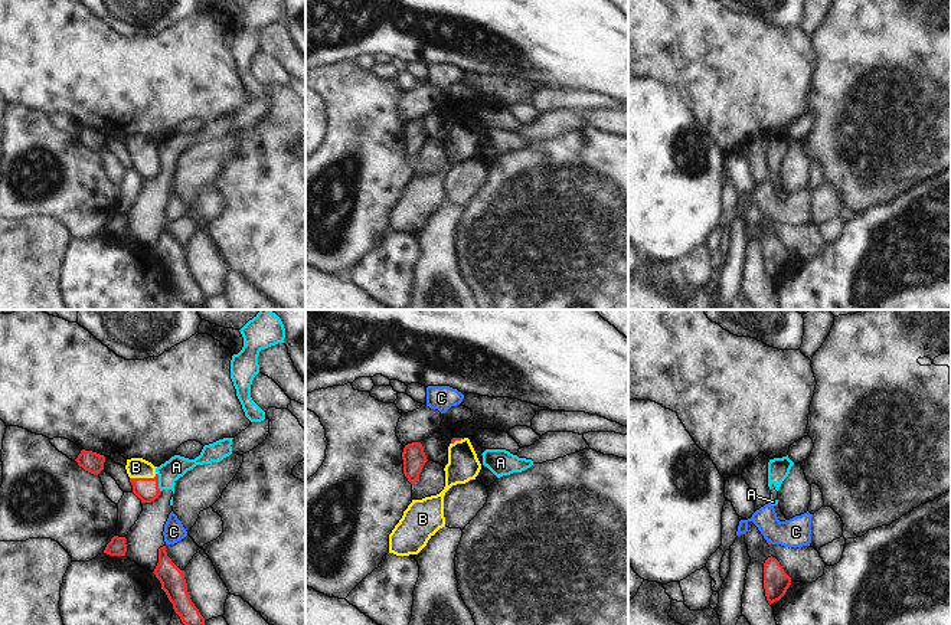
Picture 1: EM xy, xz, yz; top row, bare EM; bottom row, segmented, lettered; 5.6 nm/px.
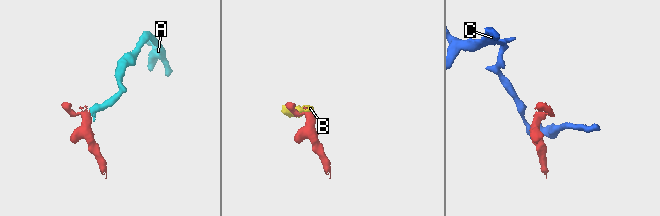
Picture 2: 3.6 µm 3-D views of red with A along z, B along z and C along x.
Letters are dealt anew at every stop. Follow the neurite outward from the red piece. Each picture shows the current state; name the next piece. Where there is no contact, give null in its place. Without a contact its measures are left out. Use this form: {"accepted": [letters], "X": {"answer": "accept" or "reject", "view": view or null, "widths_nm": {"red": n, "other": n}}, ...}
{"accepted": ["B"], "A": {"answer": "reject", "view": "xy", "widths_nm": {"red": 130, "other": 120}}, "B": {"answer": "accept", "view": "xy", "widths_nm": {"red": 130, "other": 110}}, "C": {"answer": "reject", "view": "yz", "widths_nm": {"red": 20, "other": 160}}}

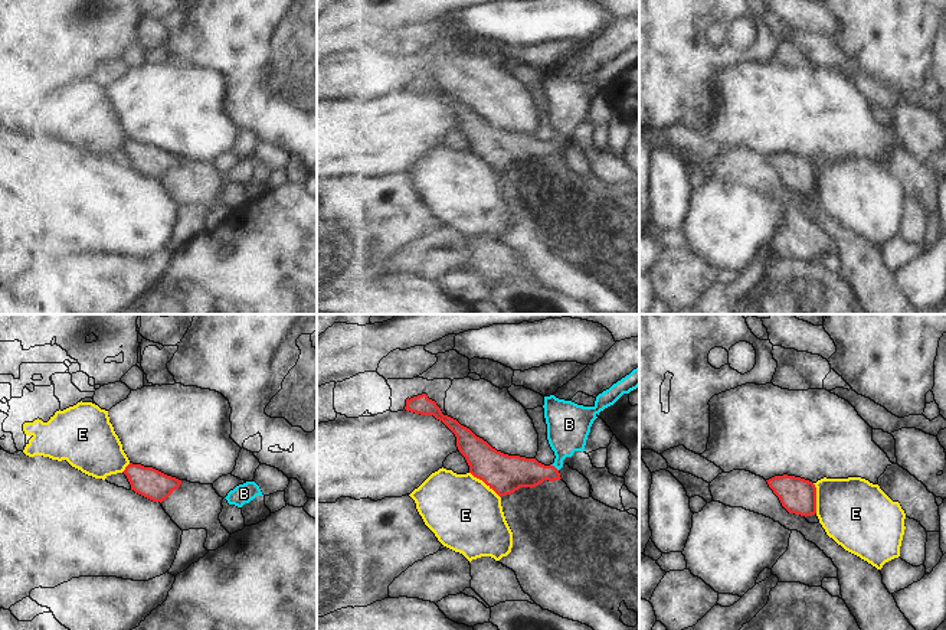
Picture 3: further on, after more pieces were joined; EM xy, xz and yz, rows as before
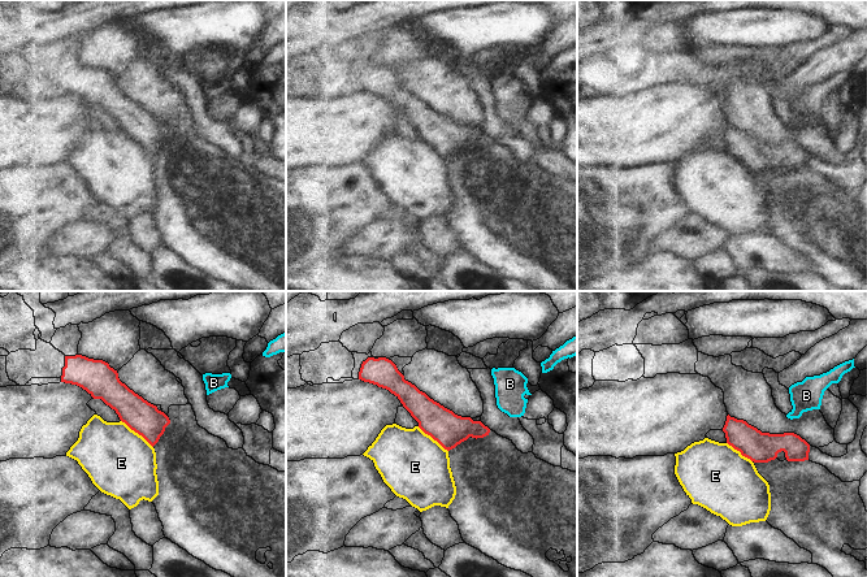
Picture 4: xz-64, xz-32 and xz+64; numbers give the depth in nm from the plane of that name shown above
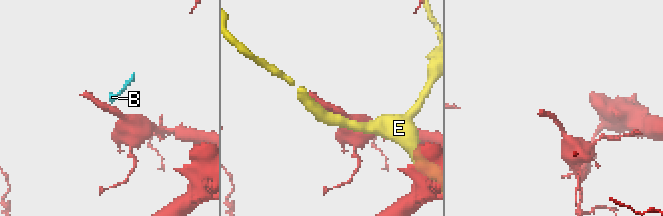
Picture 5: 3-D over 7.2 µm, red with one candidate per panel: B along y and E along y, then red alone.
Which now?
{"accepted": ["B"], "B": {"answer": "accept", "view": "xz", "widths_nm": {"red": 190, "other": 240}}, "E": {"answer": "reject", "view": "xz", "widths_nm": {"red": 220, "other": 400}}}

